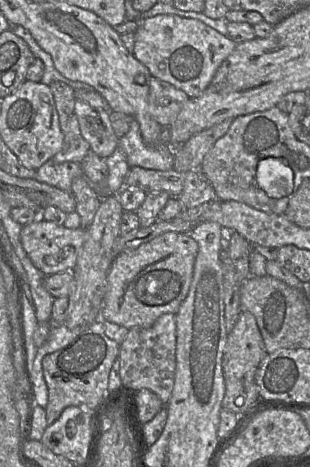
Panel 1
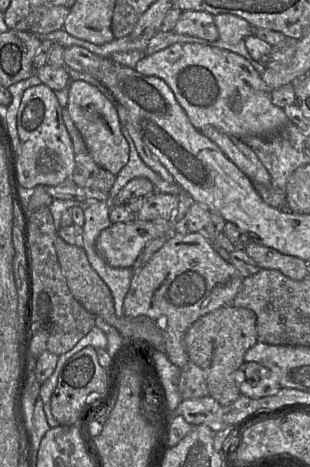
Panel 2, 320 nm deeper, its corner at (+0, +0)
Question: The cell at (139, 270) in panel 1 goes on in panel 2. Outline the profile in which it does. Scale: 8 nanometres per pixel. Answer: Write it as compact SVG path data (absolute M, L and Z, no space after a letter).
M176 230L147 264L134 271L123 303L127 317L146 316L164 332L165 354L180 369L189 361L185 334L202 316L232 304L243 281L238 270L220 256L202 232Z

